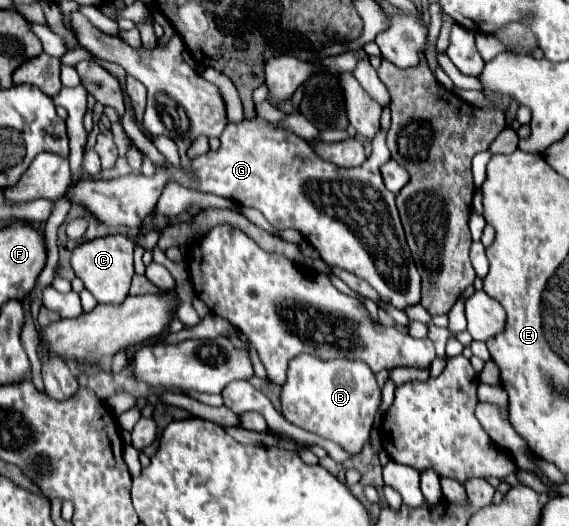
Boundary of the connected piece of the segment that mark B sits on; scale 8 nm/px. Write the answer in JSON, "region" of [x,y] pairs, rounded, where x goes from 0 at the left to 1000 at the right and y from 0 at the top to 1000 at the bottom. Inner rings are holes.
{"region":[[[524,675],[510,686],[506,721],[492,740],[496,789],[506,804],[583,835],[612,861],[626,865],[650,835],[661,781],[671,766],[671,743],[657,709],[636,686],[580,683],[566,686],[548,675]]]}

